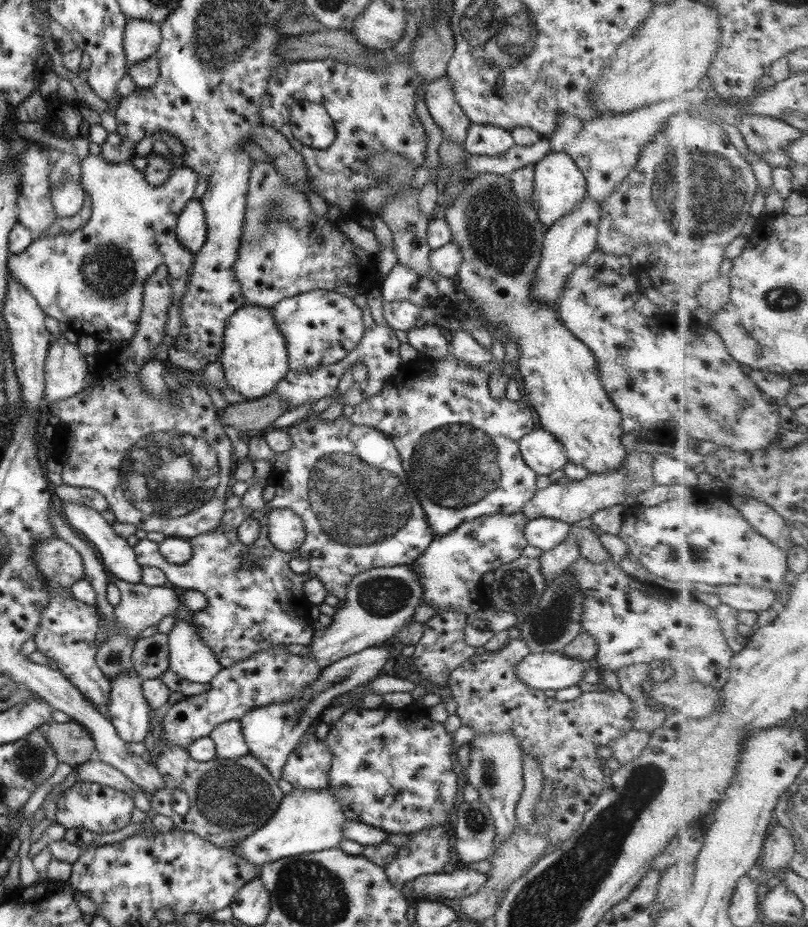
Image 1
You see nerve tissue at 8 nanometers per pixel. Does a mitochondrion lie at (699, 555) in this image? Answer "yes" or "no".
yes

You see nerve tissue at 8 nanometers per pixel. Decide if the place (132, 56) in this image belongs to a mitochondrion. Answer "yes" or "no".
no

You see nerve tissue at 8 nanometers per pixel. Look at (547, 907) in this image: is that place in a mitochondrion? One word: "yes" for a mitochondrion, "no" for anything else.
yes

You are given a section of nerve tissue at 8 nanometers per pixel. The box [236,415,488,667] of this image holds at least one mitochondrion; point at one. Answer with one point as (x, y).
(359, 505)

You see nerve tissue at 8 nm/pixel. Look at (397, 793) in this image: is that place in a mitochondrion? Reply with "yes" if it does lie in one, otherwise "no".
no

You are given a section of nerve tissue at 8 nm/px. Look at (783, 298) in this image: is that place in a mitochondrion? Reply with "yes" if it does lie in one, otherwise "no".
yes

